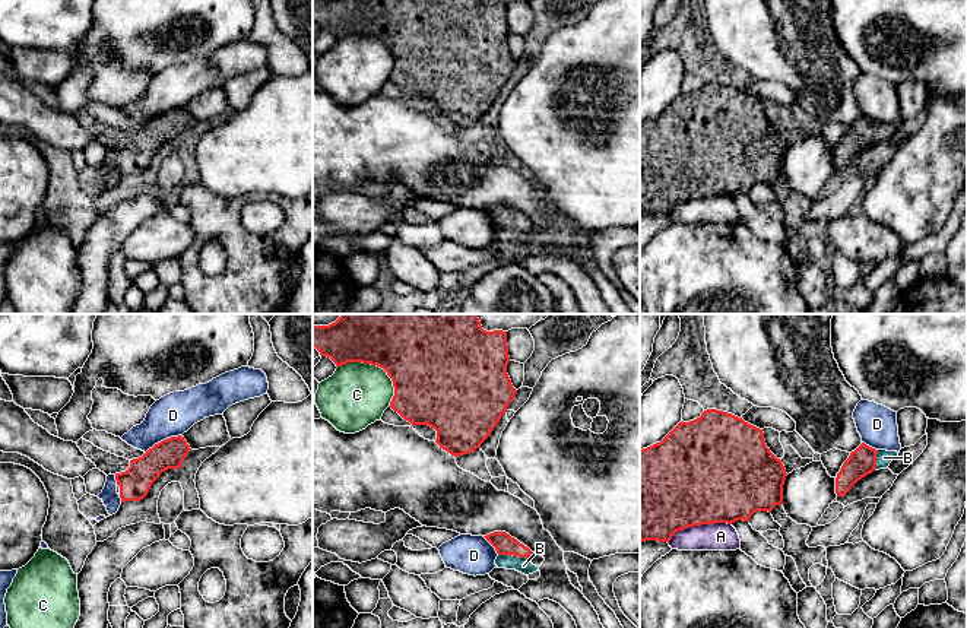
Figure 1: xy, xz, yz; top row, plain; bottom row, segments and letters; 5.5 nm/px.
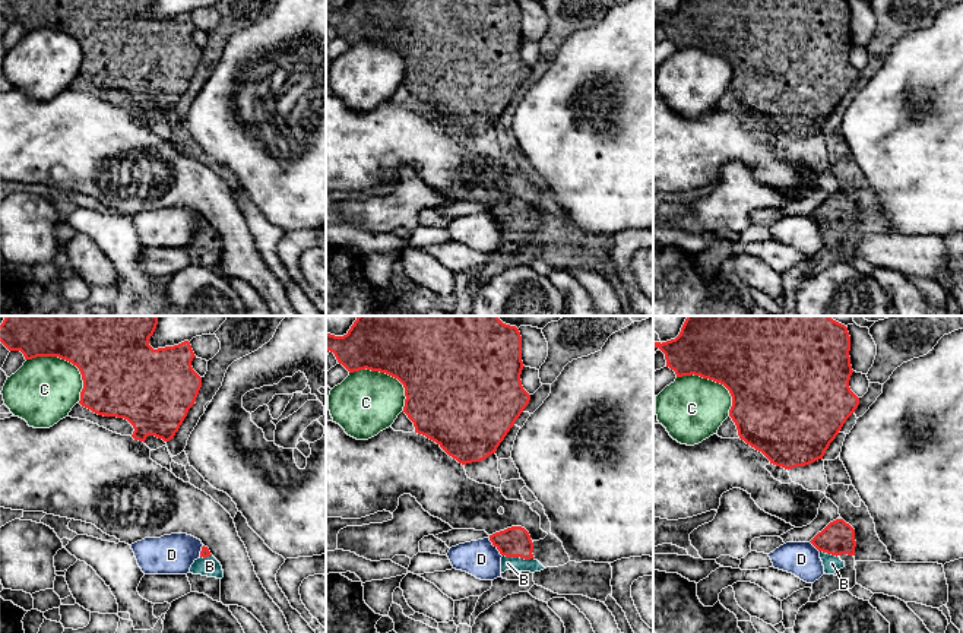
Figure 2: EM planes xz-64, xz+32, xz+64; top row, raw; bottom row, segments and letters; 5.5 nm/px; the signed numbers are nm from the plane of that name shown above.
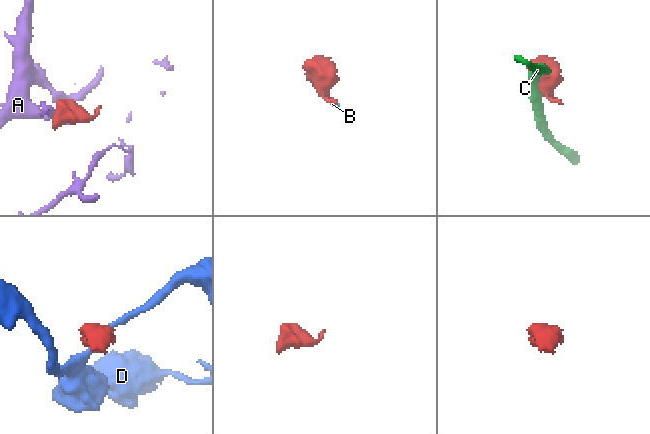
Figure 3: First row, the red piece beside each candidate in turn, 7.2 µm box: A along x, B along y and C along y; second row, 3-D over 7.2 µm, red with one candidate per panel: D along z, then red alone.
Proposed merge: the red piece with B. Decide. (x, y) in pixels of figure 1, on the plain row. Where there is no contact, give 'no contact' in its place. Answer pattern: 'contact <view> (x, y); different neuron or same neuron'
contact xz (513, 228); same neuron

